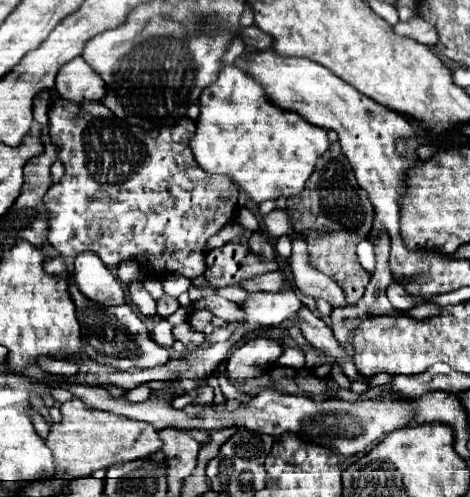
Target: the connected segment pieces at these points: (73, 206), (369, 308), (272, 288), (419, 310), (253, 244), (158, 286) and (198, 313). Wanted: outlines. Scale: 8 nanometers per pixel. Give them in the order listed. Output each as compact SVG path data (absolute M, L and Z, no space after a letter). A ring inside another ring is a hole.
M57 100L49 112L49 134L55 142L57 158L65 166L65 174L59 184L53 184L45 198L45 210L49 214L49 244L71 260L81 252L95 252L107 268L117 268L125 260L139 262L153 278L165 278L169 274L181 274L185 278L197 278L205 270L203 246L209 236L217 234L237 208L239 188L231 178L223 174L207 174L193 158L189 138L195 132L195 120L181 118L175 126L163 126L159 130L143 130L129 126L125 120L115 118L101 102L73 104ZM97 118L97 132L87 132Z
M379 234L379 238L375 238L373 244L375 250L375 258L377 258L377 266L373 272L373 278L365 290L363 297L357 304L346 304L344 306L333 309L331 313L332 330L335 338L340 344L344 344L350 338L350 332L343 326L346 316L354 316L355 318L363 318L369 314L395 314L397 310L391 306L391 302L387 300L385 288L387 288L387 276L391 276L391 272L387 270L387 254L389 254L389 242L387 242L387 234Z
M271 272L271 274L261 274L259 278L249 278L249 282L241 282L241 288L247 292L279 292L283 288L283 276L281 272Z
M426 302L418 305L415 308L405 312L405 314L411 314L416 320L424 320L425 318L430 318L439 314L440 306L431 302Z
M253 232L253 236L249 238L249 248L251 248L251 252L255 252L255 254L261 254L261 256L271 258L271 260L277 260L277 254L275 254L273 246L269 246L269 244L265 242L263 232Z
M146 279L143 285L154 300L159 299L164 294L162 283L158 279Z
M195 310L191 316L189 316L189 322L191 322L191 326L193 326L193 330L199 330L199 332L203 332L205 330L205 326L211 322L211 312L207 312L207 310Z

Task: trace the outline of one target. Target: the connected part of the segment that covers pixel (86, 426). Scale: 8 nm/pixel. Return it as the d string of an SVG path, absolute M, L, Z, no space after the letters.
M71 398L69 402L61 404L61 414L63 420L51 426L45 444L53 452L55 466L71 478L91 476L93 472L107 468L111 464L125 464L137 458L145 458L161 450L163 446L157 430L151 424L129 420L125 416L117 416L111 412L87 408L79 398Z

